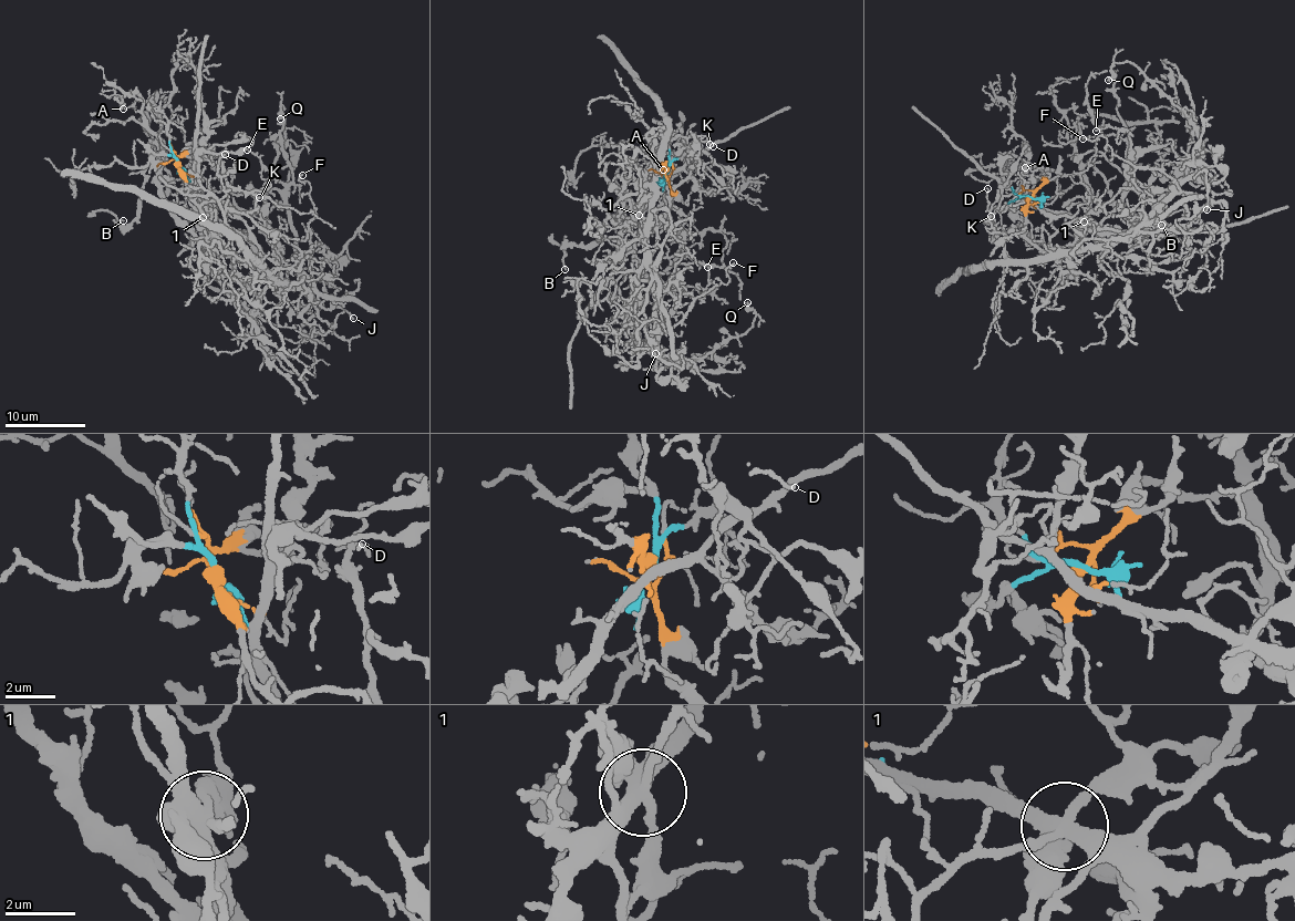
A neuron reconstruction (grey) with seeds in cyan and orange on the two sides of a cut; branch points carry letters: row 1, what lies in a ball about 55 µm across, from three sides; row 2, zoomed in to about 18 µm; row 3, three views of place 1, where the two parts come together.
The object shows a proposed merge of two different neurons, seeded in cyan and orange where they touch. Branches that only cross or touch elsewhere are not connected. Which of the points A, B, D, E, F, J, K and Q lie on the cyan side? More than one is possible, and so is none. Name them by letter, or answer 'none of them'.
A, B

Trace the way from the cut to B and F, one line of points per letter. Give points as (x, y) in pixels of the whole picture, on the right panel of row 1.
B: (1029, 197), (1062, 209), (1099, 235), (1085, 220), (1084, 169), (1089, 164), (1137, 236), (1161, 225)
F: (1029, 197), (1024, 234), (1056, 258), (1128, 237), (1180, 189), (1157, 168), (1118, 156), (1102, 136), (1083, 137)

